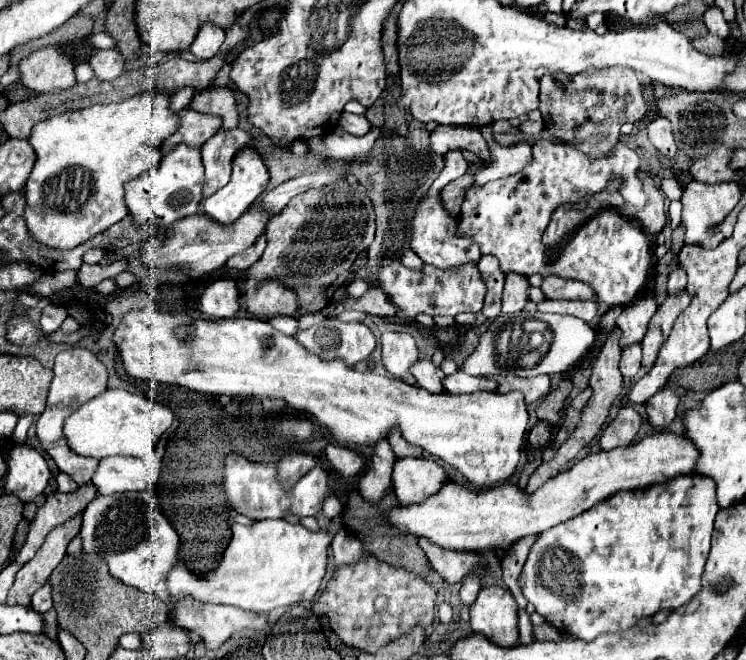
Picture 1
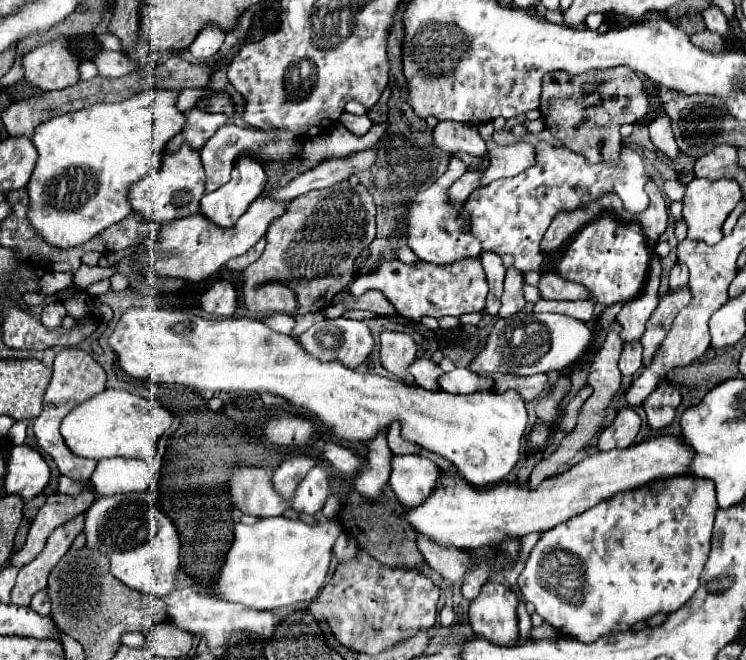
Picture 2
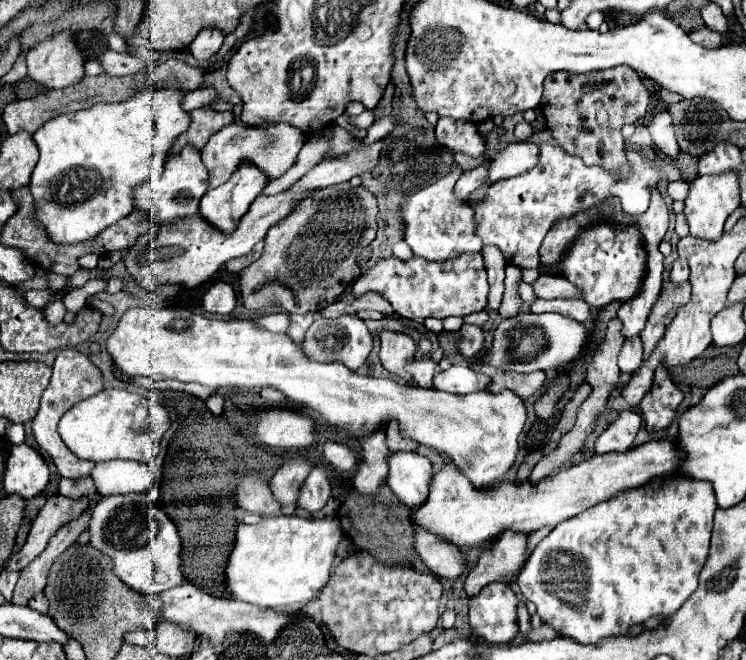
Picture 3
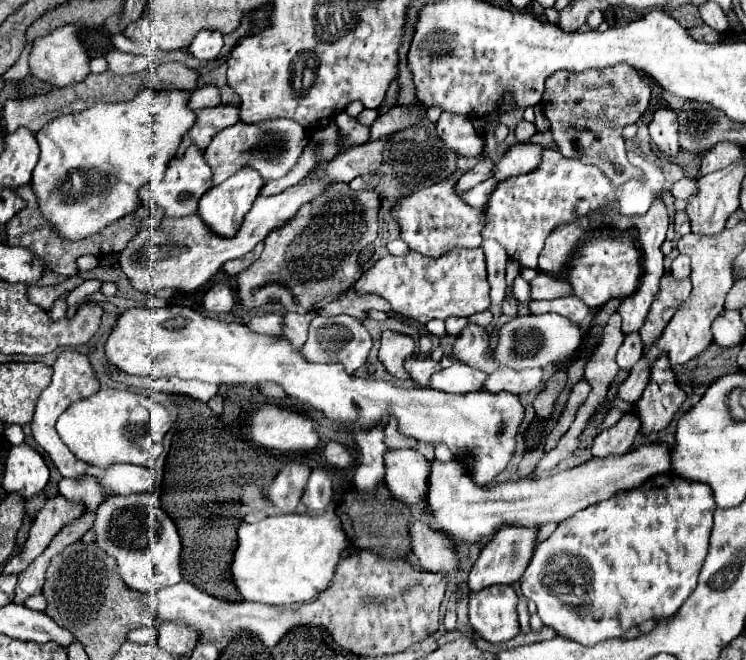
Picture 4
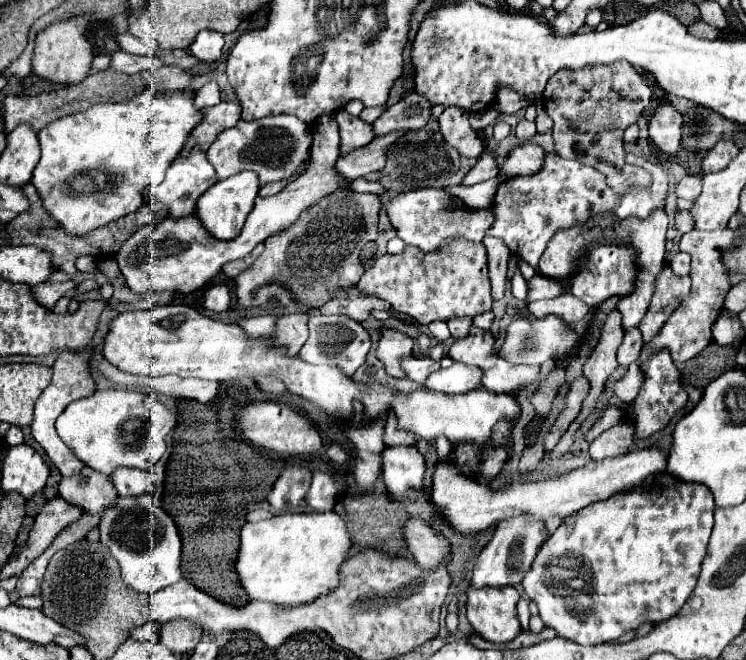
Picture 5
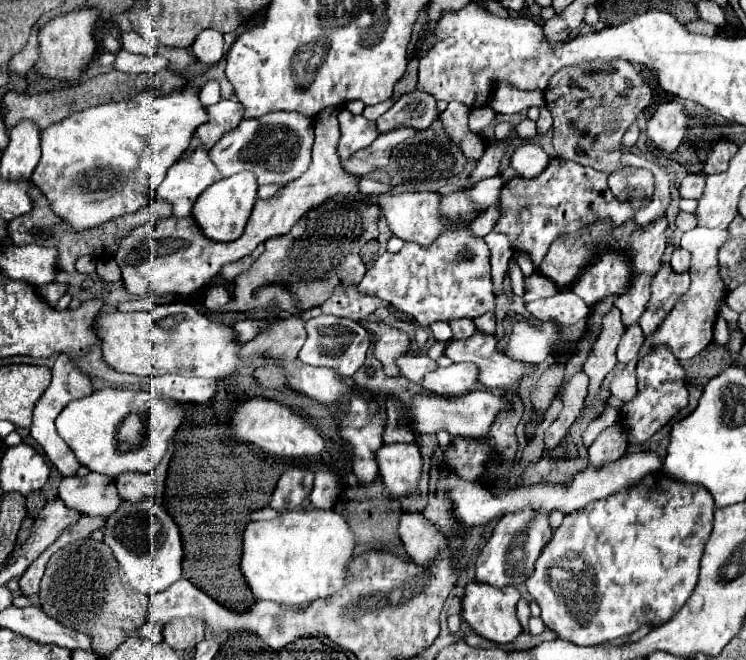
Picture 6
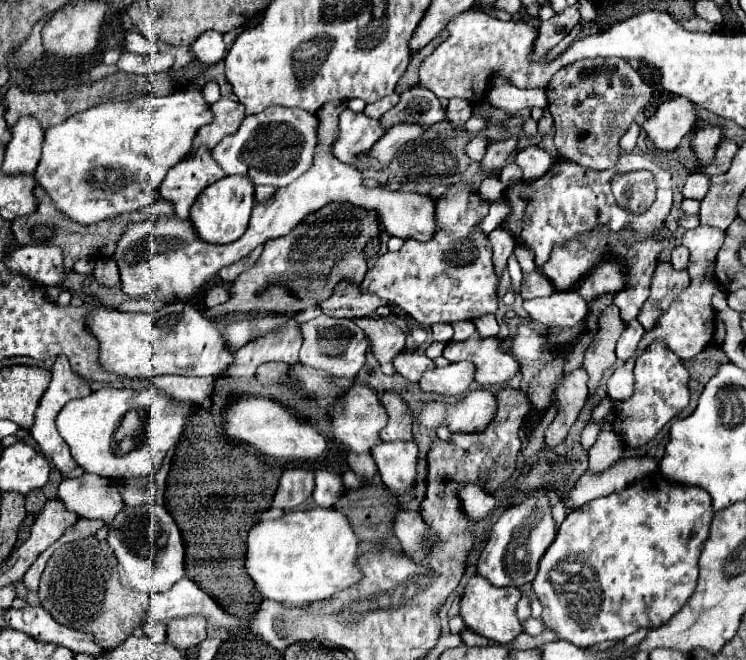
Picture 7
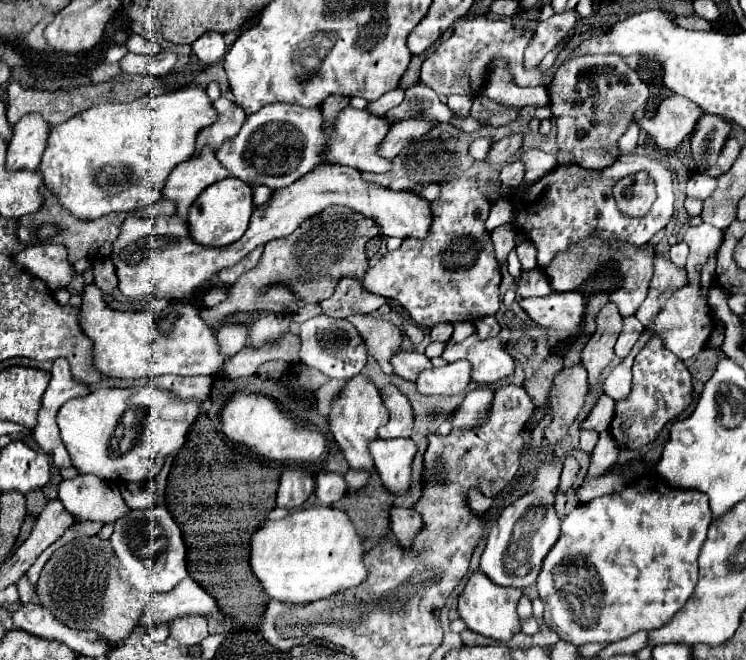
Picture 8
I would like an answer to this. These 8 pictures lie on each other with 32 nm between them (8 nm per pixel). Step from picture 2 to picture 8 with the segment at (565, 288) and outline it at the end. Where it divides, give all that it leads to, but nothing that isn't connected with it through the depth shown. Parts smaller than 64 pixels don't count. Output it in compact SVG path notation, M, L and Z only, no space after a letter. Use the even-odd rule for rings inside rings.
M534 268L530 272L522 272L520 284L518 284L518 294L522 298L534 298L534 296L548 296L552 292L548 278L540 268Z

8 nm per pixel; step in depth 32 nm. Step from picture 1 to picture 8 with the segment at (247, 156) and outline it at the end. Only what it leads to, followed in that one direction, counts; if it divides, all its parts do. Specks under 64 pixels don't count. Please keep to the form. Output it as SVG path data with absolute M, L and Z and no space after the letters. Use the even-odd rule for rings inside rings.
M236 176L220 180L216 184L208 186L208 190L204 190L198 196L196 204L192 204L192 208L190 208L188 226L190 226L192 238L204 246L228 246L244 236L248 222L250 222L252 208L254 208L252 186L248 182L244 182Z

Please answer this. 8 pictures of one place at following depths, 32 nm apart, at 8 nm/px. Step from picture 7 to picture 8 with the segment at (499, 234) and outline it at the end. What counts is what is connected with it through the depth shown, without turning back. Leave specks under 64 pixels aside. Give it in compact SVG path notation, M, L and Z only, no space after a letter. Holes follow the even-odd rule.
M504 224L504 226L494 228L490 236L492 236L492 244L494 244L494 252L496 252L496 260L498 260L500 266L504 266L506 256L508 256L510 250L516 246L516 242L514 242L516 230L514 230L510 224Z

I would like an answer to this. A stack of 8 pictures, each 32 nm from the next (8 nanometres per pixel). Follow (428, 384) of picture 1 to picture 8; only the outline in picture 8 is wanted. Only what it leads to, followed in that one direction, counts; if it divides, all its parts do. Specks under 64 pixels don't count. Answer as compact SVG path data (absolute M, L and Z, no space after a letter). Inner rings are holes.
M400 350L398 354L392 356L390 364L394 366L394 374L398 374L410 382L414 382L420 372L432 368L430 358L426 358L426 354L418 352L418 350Z

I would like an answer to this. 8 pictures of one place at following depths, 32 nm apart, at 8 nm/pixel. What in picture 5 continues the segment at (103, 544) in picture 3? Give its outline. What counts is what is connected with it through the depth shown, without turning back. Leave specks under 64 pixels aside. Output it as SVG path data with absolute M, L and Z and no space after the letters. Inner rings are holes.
M152 496L116 498L116 504L104 508L100 514L100 544L104 544L120 564L124 582L144 594L156 594L158 590L176 584L182 578L180 572L180 536L174 520L152 500Z

